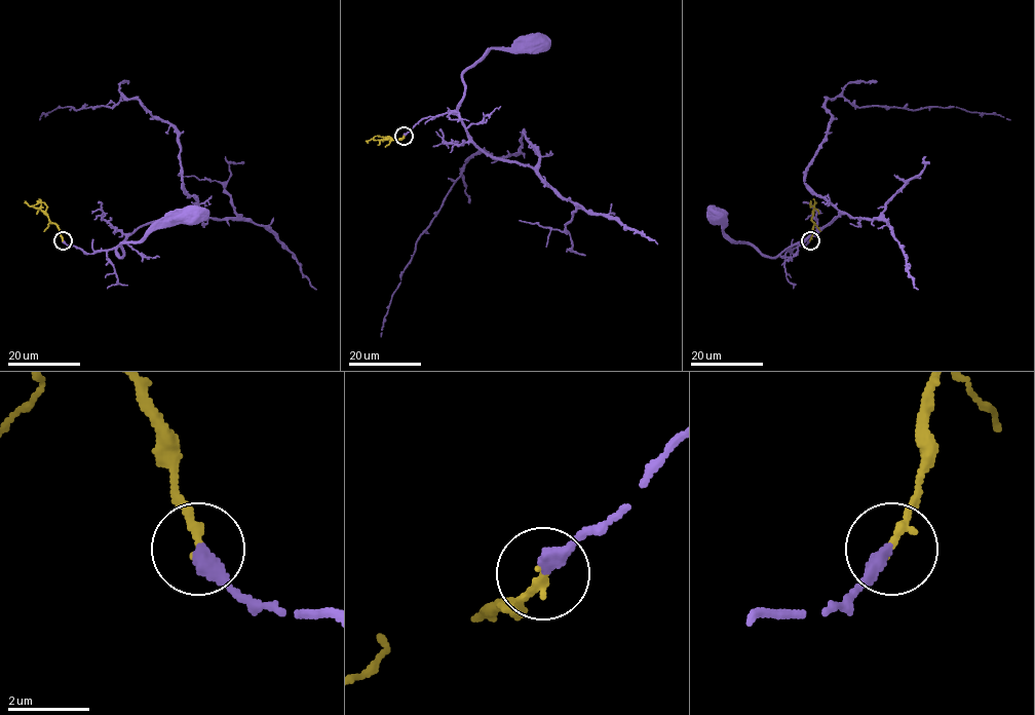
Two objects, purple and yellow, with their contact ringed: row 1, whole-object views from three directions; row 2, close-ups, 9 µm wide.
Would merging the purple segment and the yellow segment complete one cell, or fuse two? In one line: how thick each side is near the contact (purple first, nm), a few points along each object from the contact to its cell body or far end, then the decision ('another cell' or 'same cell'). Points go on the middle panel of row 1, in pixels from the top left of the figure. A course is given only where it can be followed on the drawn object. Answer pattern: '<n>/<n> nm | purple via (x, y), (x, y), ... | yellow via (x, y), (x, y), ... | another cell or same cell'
380/200 nm | purple via (404, 136), (429, 116), (455, 113), (464, 87), (463, 74), (491, 48), (514, 48), (534, 41) | yellow via (404, 136), (392, 140), (374, 139), (389, 136) | same cell

